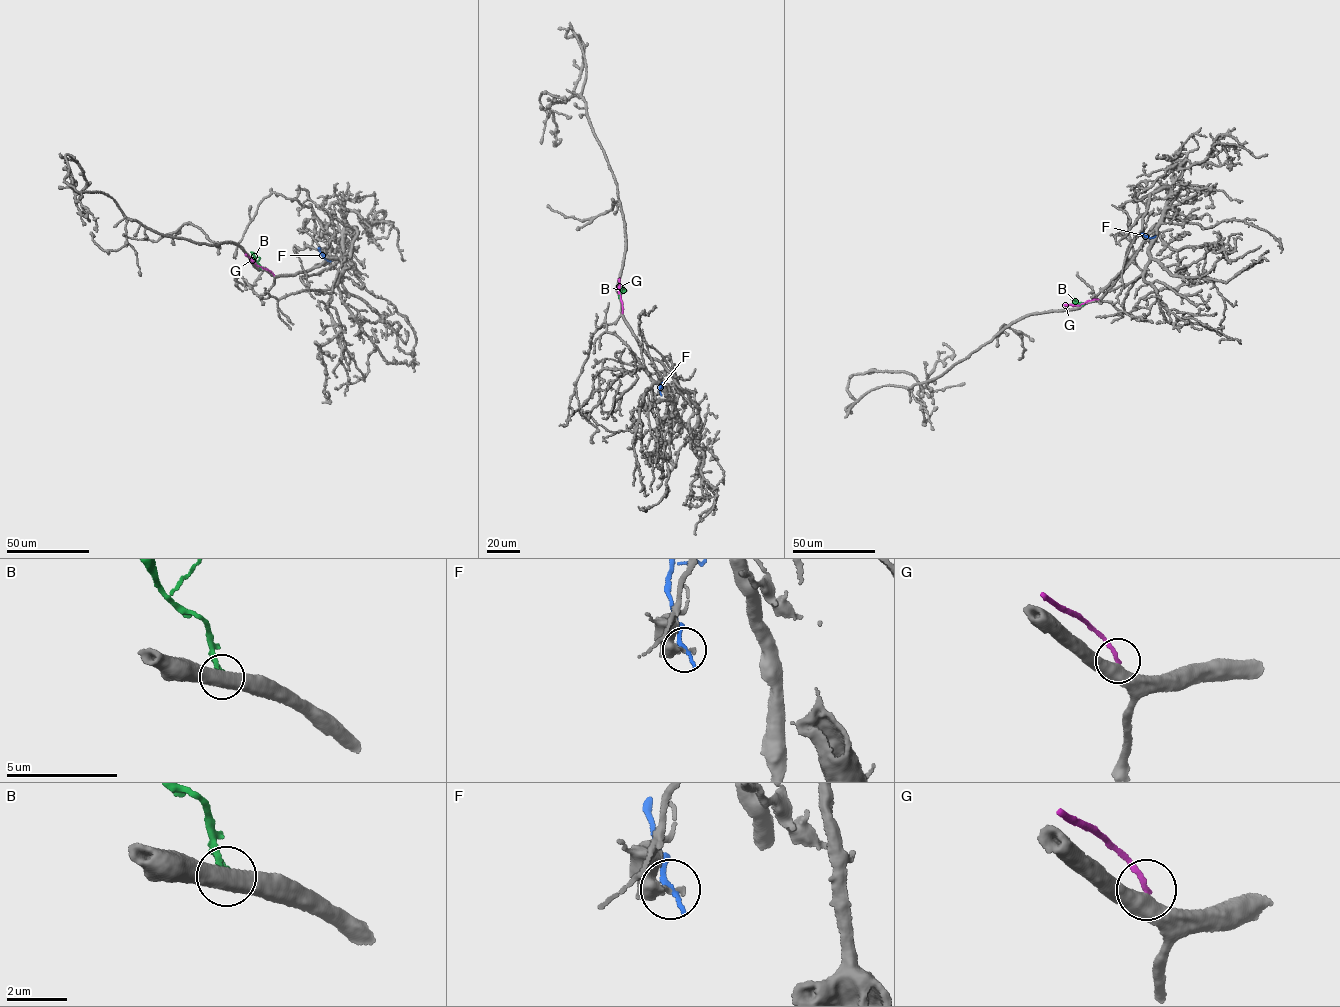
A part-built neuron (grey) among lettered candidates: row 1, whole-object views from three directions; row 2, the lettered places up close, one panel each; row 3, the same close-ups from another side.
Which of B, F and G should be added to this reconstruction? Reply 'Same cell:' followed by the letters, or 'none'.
Same cell: none

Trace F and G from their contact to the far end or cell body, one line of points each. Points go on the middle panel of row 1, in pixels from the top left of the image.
F: (660, 394), (663, 381)
G: (622, 313), (620, 278)

